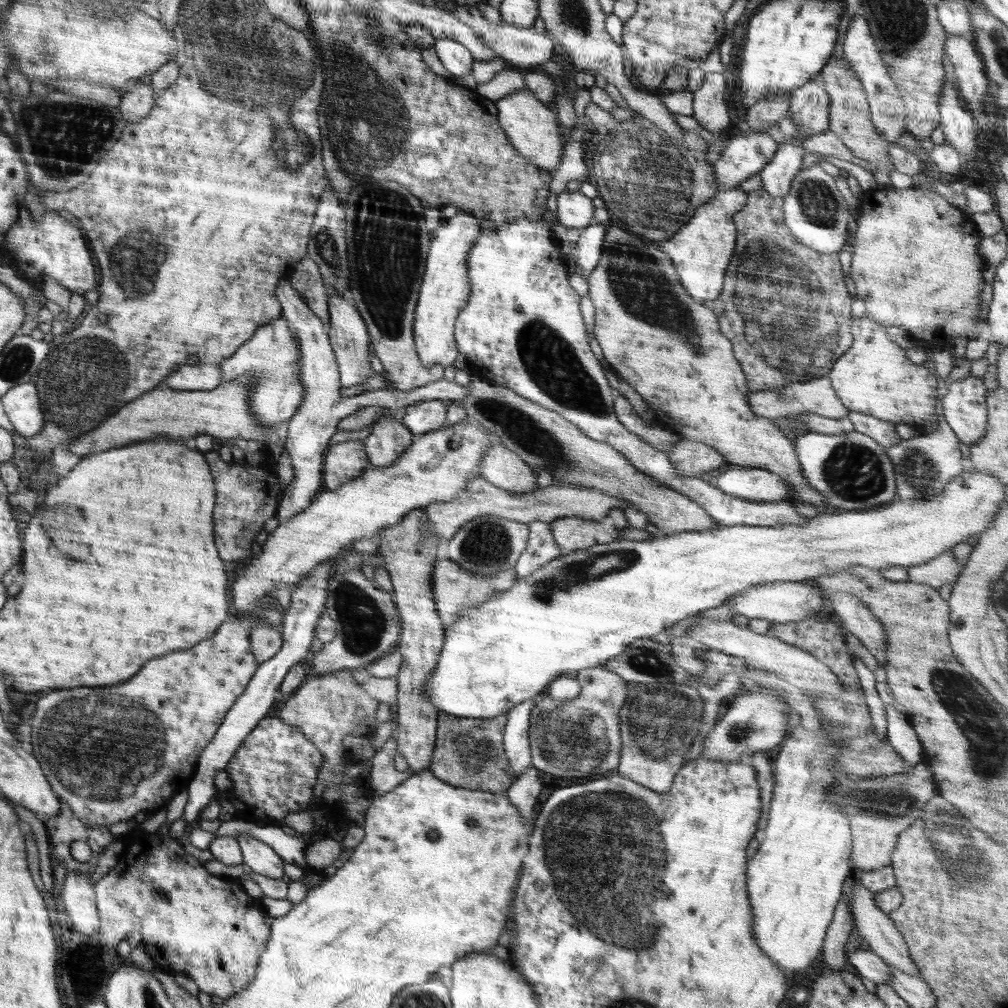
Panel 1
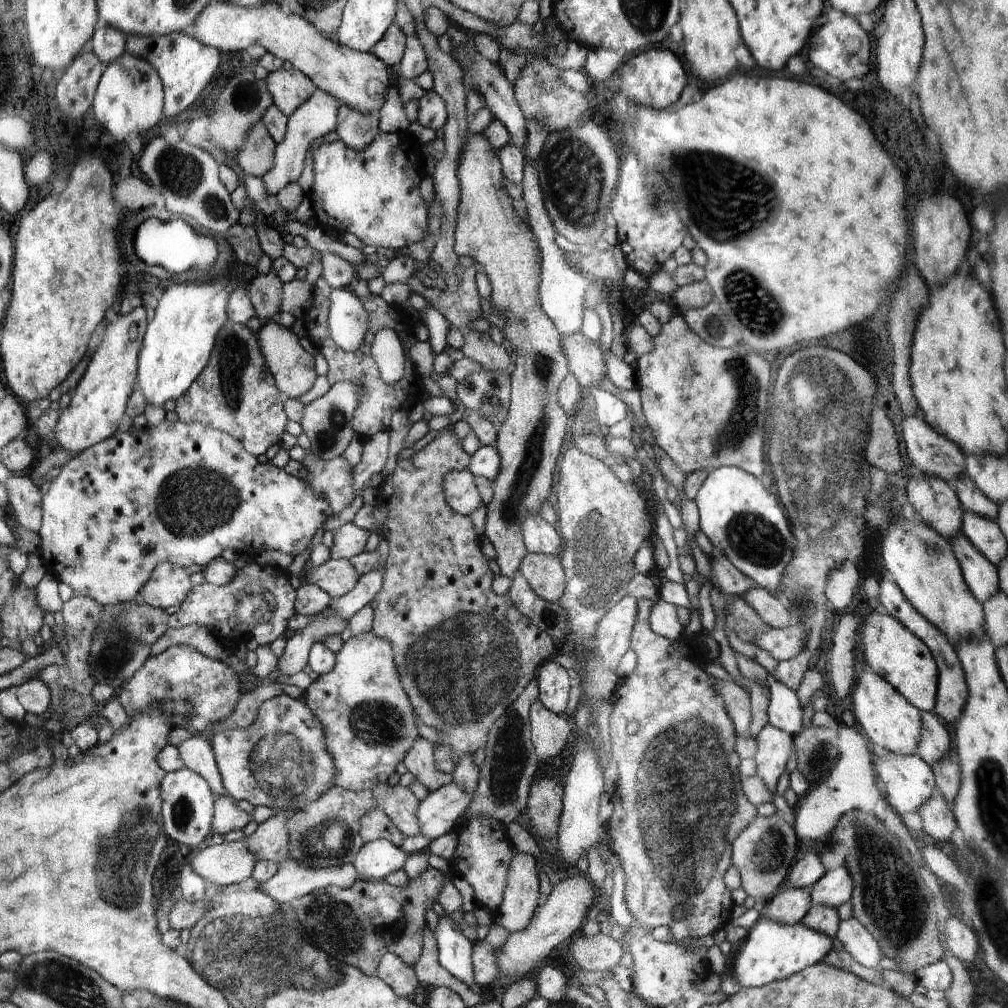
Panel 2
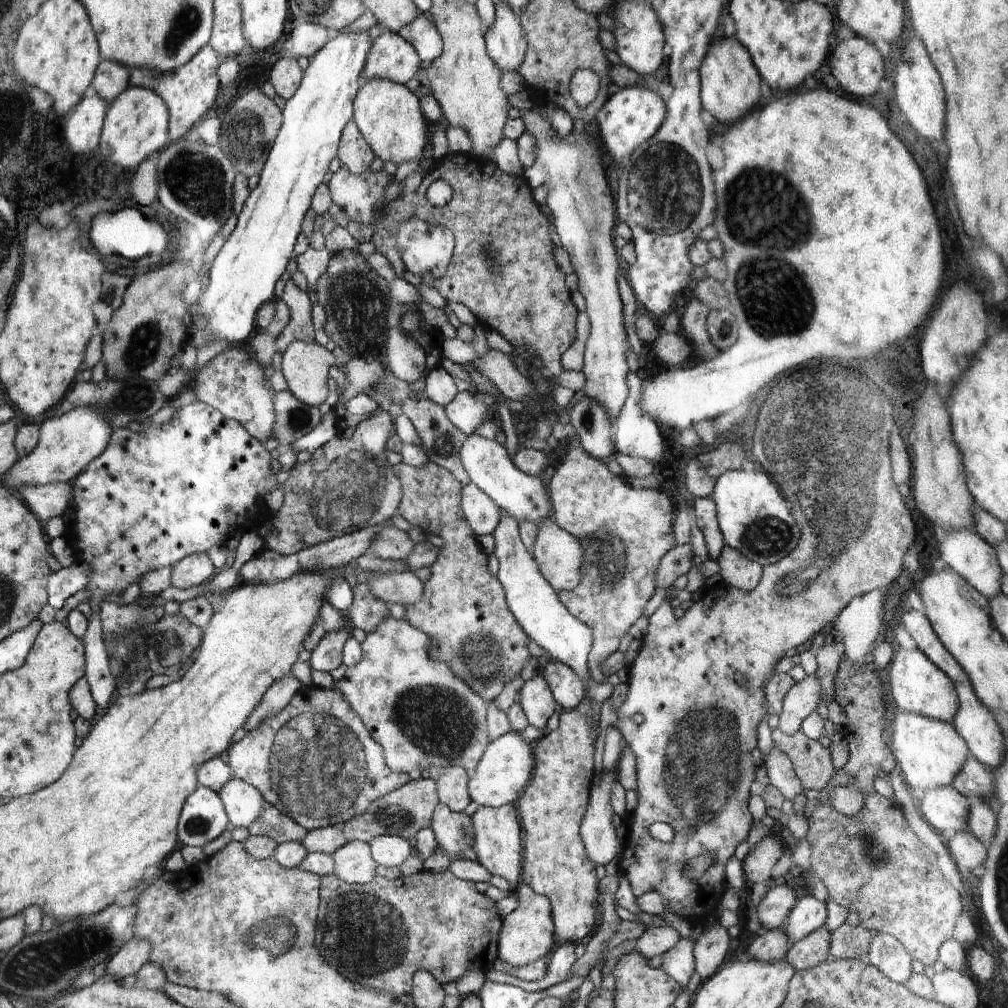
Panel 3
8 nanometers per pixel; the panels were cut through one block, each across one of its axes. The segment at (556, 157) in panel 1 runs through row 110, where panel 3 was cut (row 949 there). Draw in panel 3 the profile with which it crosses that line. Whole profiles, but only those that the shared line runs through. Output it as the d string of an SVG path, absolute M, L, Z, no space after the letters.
M524 883L517 887L512 895L516 898L518 906L501 921L497 954L500 960L504 960L510 966L526 966L538 958L550 956L556 948L552 912L550 902Z

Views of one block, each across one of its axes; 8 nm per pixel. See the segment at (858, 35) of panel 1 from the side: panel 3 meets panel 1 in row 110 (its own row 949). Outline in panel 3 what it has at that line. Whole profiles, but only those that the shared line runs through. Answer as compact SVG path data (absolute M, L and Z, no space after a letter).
M885 933L871 938L869 953L865 959L890 981L904 985L910 974L913 974L911 960L904 946L894 936Z

